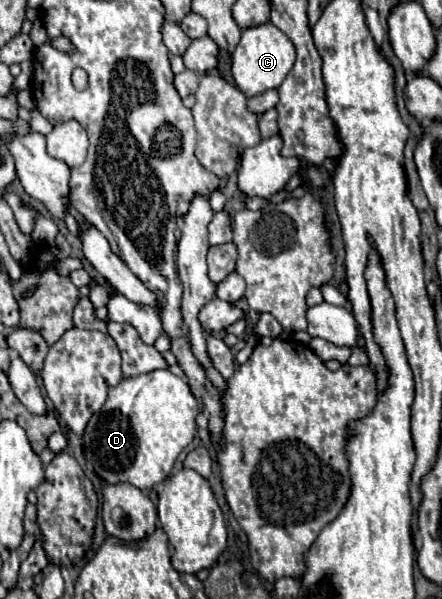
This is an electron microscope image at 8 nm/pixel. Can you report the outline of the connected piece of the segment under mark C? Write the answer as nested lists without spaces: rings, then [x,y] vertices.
[[[262,23],[242,31],[242,39],[232,53],[232,77],[246,97],[254,97],[266,89],[278,89],[288,71],[294,67],[294,43],[272,23]]]

